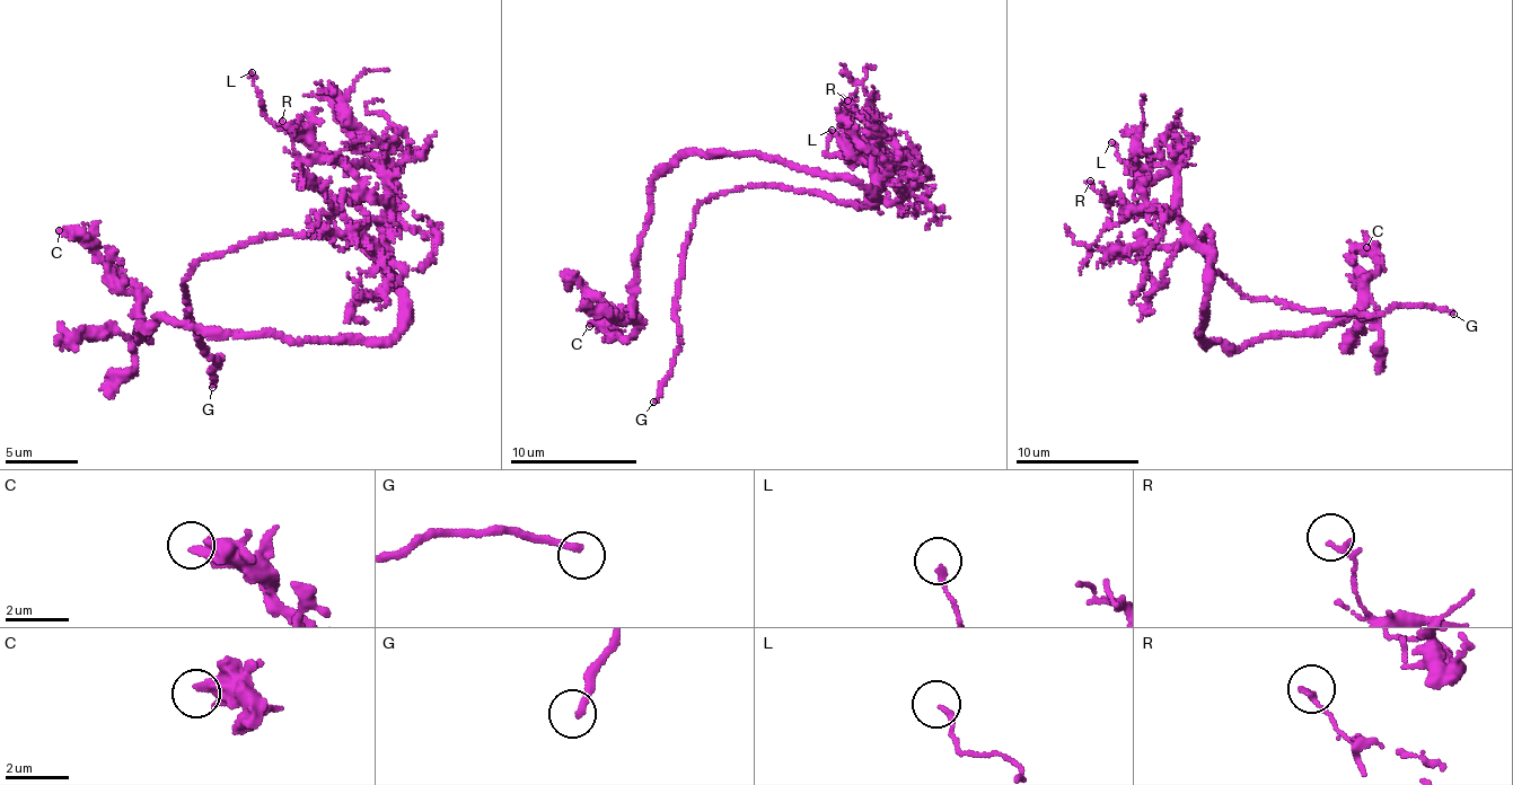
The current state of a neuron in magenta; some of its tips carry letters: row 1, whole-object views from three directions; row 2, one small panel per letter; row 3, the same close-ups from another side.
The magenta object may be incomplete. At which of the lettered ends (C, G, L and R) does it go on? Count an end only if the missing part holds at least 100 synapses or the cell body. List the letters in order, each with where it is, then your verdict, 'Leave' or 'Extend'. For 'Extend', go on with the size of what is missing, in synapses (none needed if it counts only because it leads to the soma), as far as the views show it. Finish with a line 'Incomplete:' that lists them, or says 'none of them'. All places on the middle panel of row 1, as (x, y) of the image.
C: Place: (589, 326). Leave
G: Place: (653, 402). Extend
L: Place: (832, 130). Leave
R: Place: (847, 100). Leave
Incomplete: G

